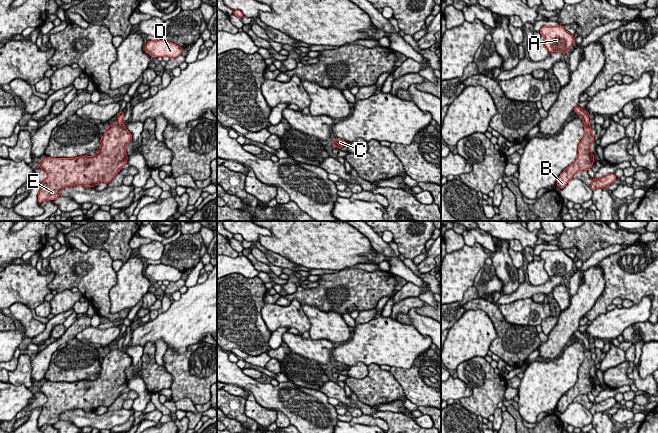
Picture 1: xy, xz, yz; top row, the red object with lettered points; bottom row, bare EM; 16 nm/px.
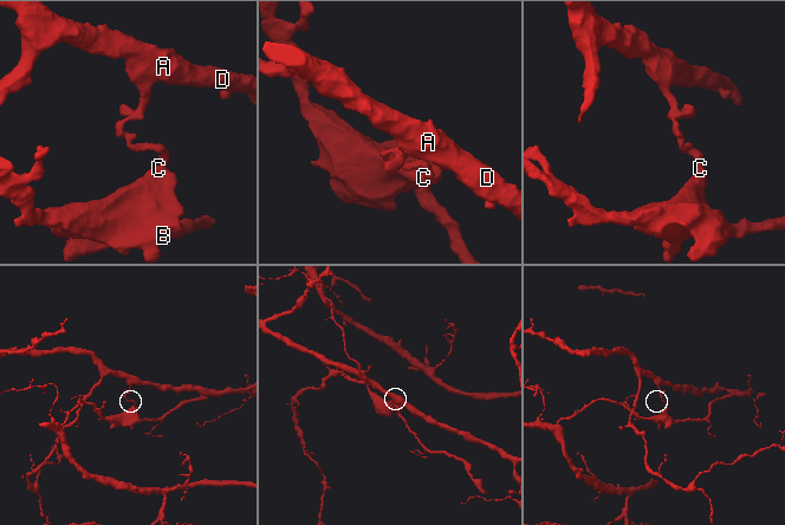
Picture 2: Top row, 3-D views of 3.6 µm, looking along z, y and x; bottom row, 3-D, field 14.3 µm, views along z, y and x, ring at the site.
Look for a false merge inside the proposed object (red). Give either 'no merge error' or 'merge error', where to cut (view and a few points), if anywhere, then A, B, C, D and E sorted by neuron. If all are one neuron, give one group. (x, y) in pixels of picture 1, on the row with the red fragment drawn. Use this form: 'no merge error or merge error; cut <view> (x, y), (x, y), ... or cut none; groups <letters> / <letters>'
merge error; cut xy (117, 124), (123, 127); groups A D / B C E

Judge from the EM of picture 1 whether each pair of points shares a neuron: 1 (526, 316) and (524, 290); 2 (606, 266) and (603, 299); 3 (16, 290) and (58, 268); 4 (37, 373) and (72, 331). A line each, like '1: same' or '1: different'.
1: different
2: same
3: different
4: same

